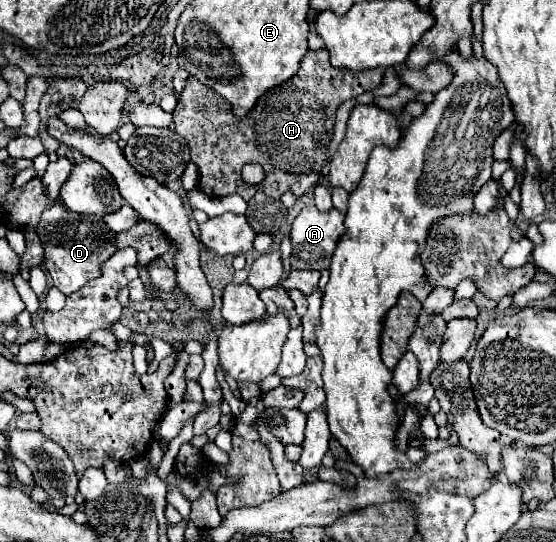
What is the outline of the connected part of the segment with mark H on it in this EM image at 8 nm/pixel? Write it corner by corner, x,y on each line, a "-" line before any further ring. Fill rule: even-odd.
327,49
307,51
299,71
285,83
263,93
255,109
245,117
237,117
233,107
203,87
197,79
189,79
181,101
173,115
175,131
183,133
191,149
191,161
199,167
199,187
211,197
241,195
249,201
257,191
279,199
287,189
301,197
311,185
319,181
323,165
327,161
327,145
333,135
333,121
337,107
365,91
375,89
381,83
381,69
333,69
-
257,163
263,167
265,179
257,185
241,179
241,167

